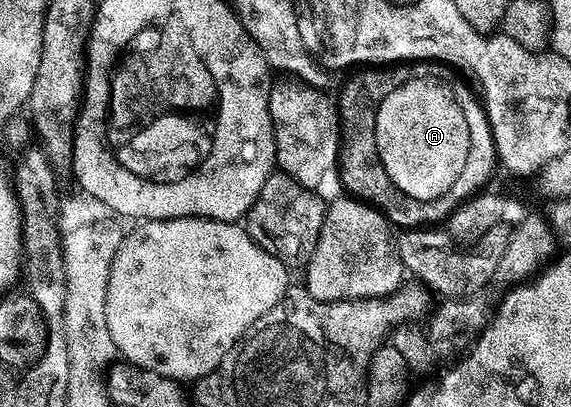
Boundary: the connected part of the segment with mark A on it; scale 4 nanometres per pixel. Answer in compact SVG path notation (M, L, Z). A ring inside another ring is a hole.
M420 78L403 84L403 88L395 88L383 104L379 104L379 112L375 120L375 140L377 151L381 157L387 176L407 196L415 196L417 202L435 200L455 184L459 171L467 160L469 137L467 136L467 119L463 117L463 108L455 104L452 89L446 83L435 78Z

